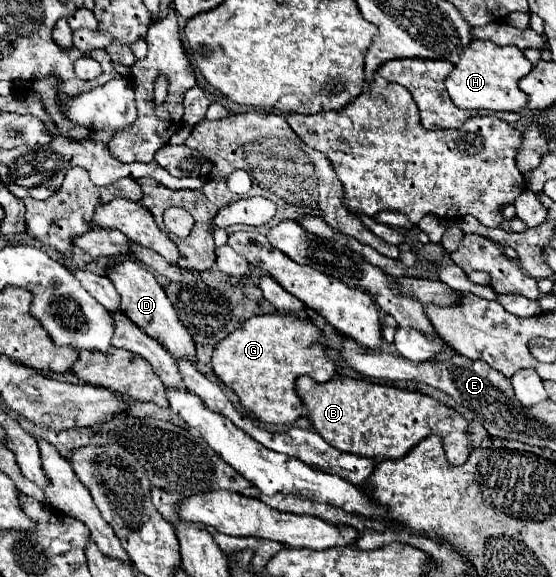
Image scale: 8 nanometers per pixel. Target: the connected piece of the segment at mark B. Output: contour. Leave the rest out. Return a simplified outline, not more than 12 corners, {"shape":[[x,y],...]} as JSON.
{"shape":[[301,376],[313,428],[337,450],[403,458],[443,438],[469,458],[469,422],[421,392]]}

